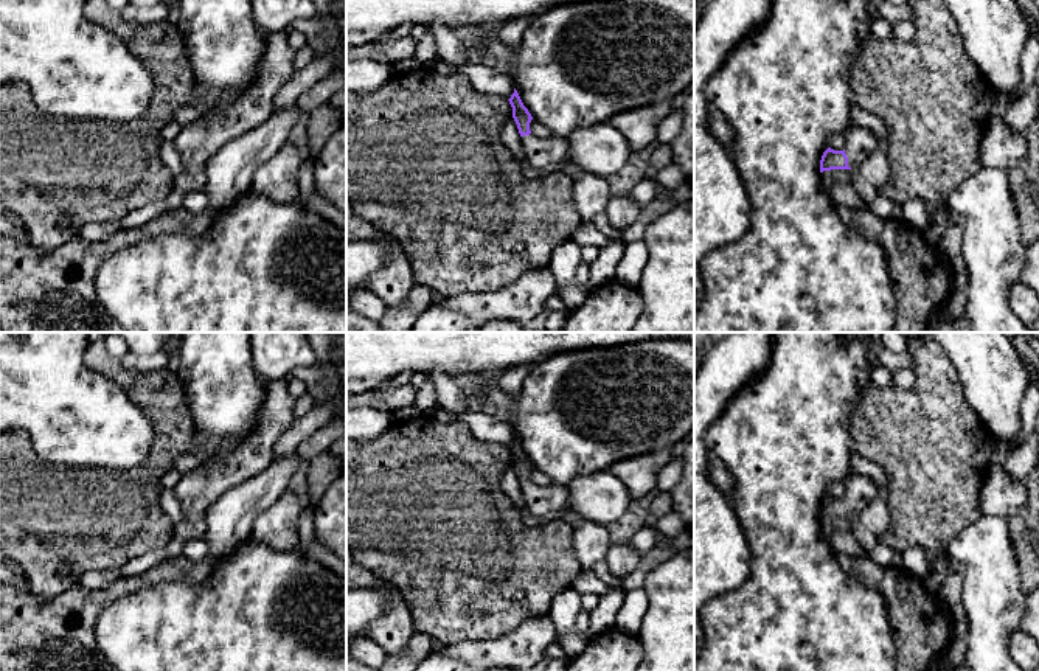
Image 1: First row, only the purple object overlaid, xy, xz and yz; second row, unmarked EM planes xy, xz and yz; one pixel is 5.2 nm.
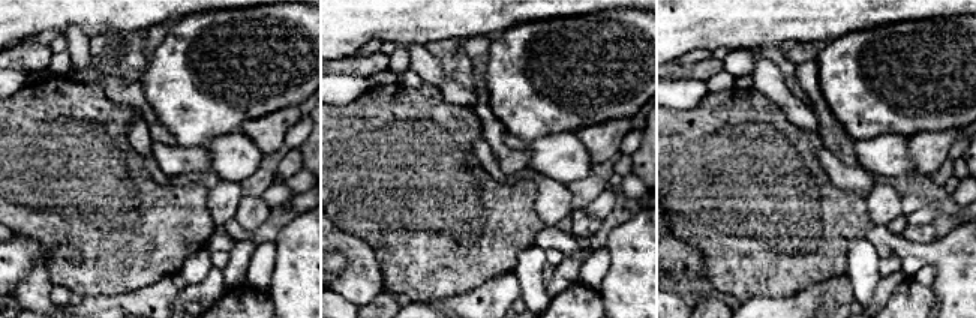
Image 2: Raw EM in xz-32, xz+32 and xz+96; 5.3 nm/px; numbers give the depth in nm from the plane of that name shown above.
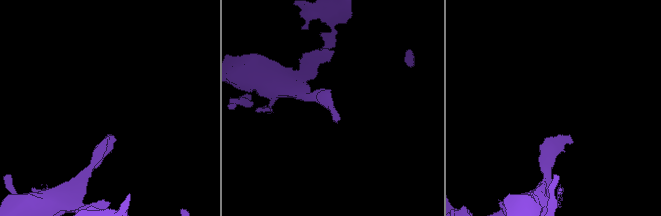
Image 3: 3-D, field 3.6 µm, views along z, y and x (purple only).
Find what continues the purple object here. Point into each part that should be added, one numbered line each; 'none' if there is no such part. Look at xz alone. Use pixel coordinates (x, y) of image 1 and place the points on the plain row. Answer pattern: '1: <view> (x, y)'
1: xz (542, 502)

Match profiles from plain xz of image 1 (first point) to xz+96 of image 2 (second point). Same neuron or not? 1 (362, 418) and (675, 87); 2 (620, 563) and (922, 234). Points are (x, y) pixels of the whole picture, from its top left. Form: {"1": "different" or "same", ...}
{"1": "same", "2": "same"}

